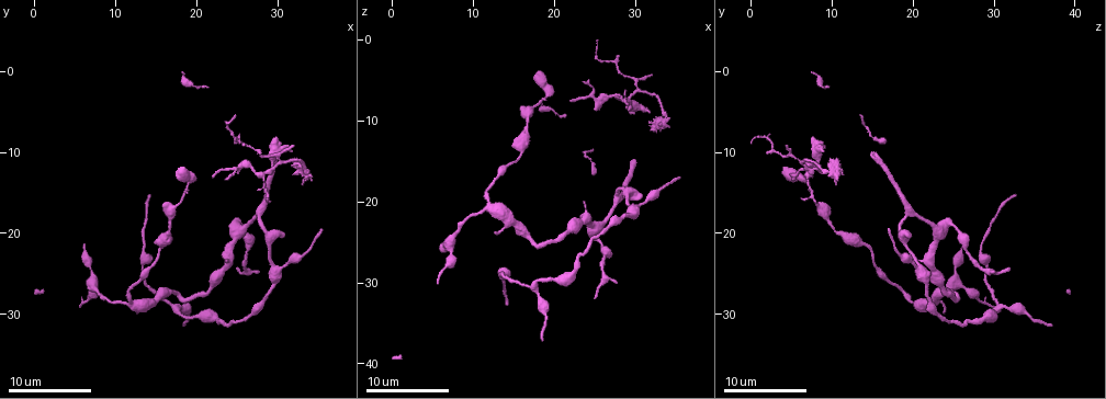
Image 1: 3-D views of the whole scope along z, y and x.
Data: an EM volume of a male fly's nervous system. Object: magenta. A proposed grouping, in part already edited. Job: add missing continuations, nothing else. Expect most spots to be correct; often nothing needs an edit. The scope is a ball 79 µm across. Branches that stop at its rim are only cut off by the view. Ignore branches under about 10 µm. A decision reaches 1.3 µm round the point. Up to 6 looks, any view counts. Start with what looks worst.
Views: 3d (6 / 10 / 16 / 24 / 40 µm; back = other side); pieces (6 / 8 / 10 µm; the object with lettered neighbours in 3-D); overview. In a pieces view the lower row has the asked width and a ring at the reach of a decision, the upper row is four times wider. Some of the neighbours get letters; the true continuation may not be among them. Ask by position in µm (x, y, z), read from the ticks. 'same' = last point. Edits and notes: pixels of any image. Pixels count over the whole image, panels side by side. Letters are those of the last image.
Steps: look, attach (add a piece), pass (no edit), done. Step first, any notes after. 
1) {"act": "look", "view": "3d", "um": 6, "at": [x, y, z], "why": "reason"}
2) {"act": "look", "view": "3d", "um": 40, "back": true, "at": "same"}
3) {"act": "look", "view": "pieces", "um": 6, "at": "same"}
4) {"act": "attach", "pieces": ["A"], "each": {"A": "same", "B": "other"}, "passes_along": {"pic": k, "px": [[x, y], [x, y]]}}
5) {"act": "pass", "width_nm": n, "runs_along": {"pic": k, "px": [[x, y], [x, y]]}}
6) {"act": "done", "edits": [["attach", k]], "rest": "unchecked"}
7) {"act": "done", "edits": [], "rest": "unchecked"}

{"act": "look", "view": "3d", "um": 6, "at": [24.0, 13.0, 5.5], "why": "free end"}

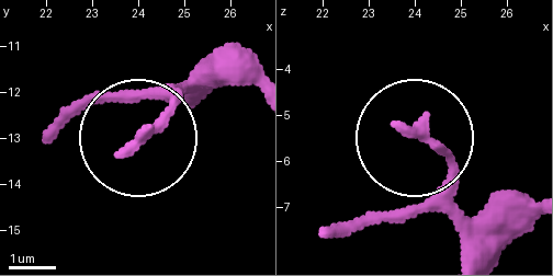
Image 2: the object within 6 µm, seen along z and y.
{"act": "look", "view": "pieces", "um": 6, "at": [23.65, 13.30, 5.30]}

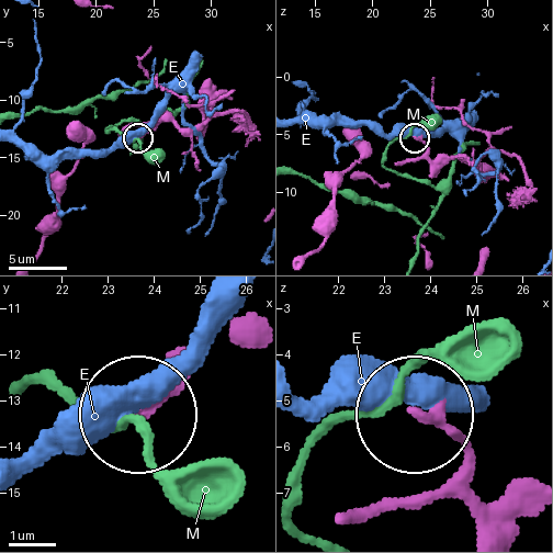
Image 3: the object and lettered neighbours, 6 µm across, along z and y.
{"act": "pass", "width_nm": 210, "each": {"E": "other", "M": "other"}, "found": "no lettered piece goes on from it"}

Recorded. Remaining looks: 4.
{"act": "look", "view": "pieces", "um": 6, "at": [13.0, 30.0, 24.0], "why": "an open end"}

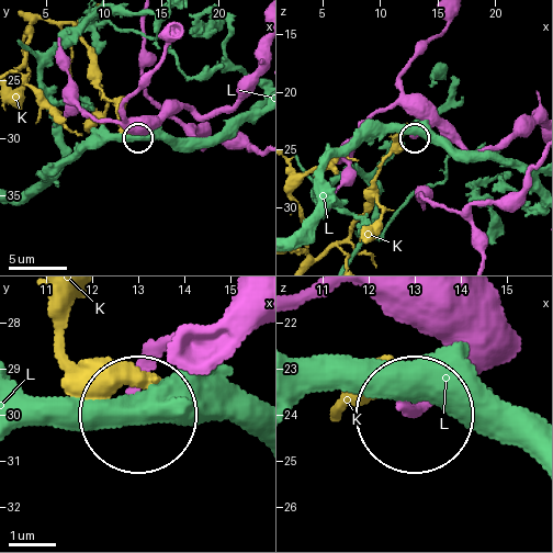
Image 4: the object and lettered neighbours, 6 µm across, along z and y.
{"act": "pass", "each": {"K": "other", "L": "other"}, "found": "none of them fits"}

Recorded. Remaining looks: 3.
{"act": "look", "view": "pieces", "um": 10, "at": [25.0, 9.0, 0.0], "why": "thin end"}

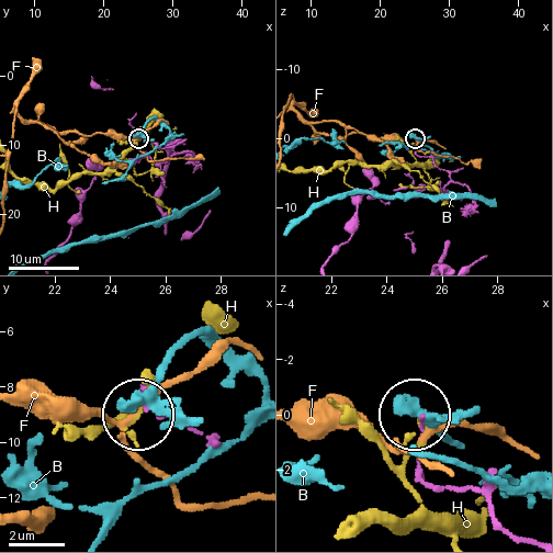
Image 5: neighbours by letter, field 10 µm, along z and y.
{"act": "pass", "width_nm": 110, "each": {"B": "other", "F": "other", "H": "other"}, "runs_along": {"pic": 5, "px": [[505, 531], [477, 491], [427, 482], [420, 467], [420, 418]]}, "found": "no lettered piece goes on from it"}

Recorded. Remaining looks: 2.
{"act": "done", "edits": [], "rest": "unchecked"}

